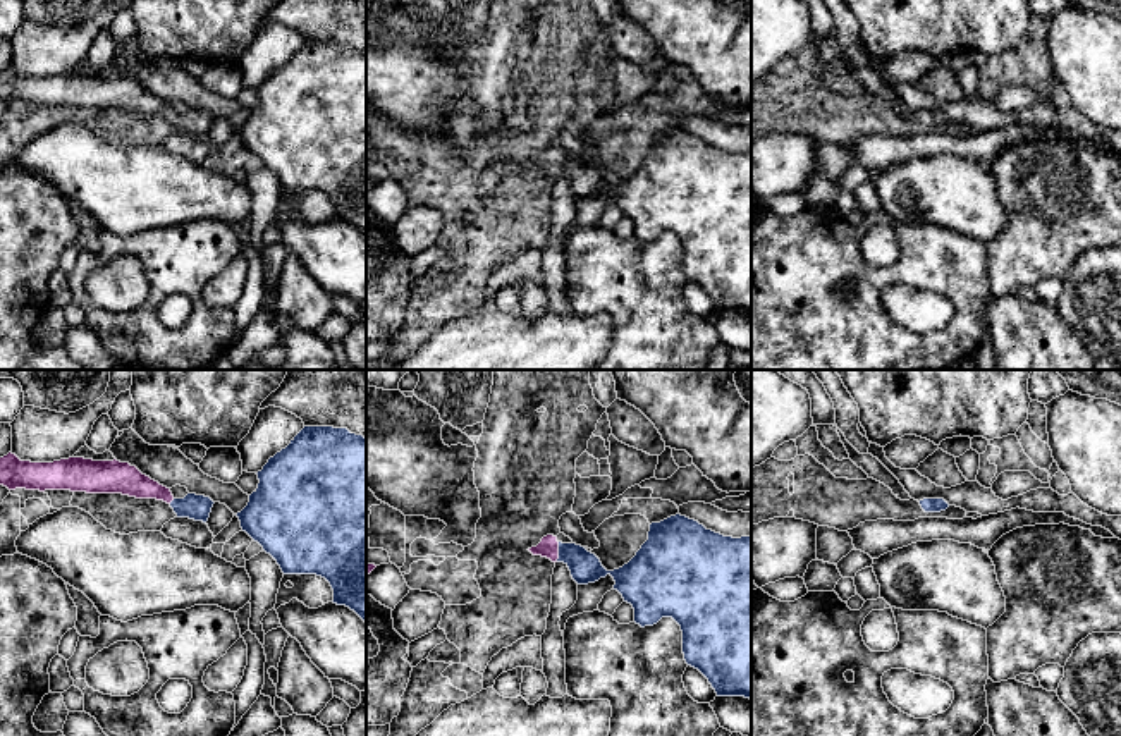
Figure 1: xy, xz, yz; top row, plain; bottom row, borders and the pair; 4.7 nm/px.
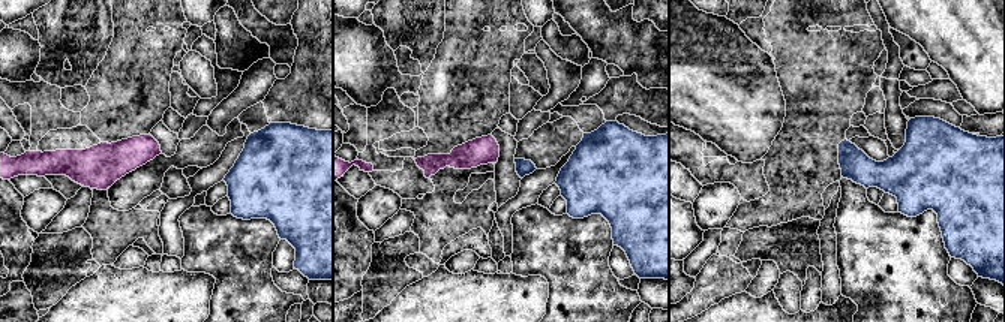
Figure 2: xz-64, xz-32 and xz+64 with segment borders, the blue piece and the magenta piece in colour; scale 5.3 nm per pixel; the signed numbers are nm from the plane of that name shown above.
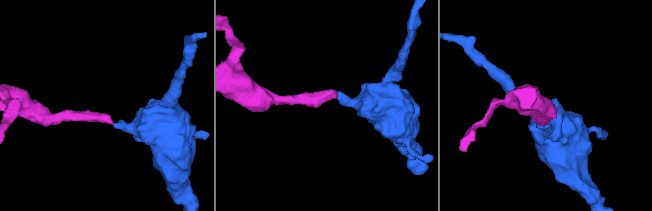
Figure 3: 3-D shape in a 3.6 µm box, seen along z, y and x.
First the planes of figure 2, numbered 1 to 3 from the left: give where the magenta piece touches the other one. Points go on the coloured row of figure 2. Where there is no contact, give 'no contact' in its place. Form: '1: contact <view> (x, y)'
1: no contact
2: no contact
3: no contact

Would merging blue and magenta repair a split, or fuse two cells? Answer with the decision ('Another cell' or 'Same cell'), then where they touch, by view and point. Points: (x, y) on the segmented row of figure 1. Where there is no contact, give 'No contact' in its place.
Same cell. Touches blue at xz (559, 552)

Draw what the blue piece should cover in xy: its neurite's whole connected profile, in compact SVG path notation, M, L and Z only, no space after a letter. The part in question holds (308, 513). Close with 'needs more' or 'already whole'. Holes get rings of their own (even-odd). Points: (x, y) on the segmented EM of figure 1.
M304 426L258 475L258 488L236 516L284 574L316 574L334 590L334 604L346 605L366 623L366 439L347 428Z | already whole

